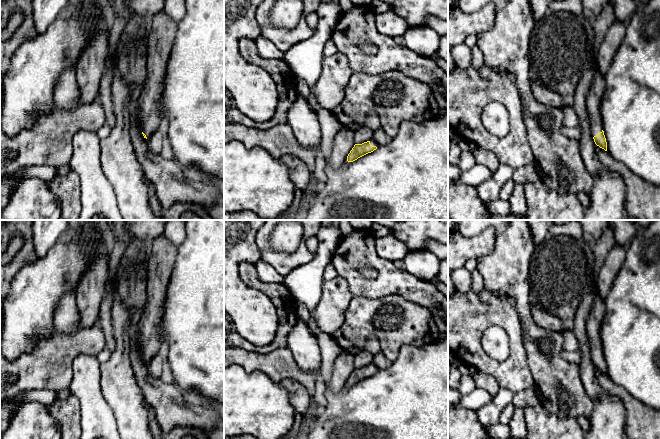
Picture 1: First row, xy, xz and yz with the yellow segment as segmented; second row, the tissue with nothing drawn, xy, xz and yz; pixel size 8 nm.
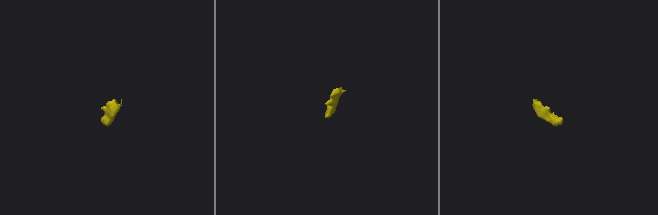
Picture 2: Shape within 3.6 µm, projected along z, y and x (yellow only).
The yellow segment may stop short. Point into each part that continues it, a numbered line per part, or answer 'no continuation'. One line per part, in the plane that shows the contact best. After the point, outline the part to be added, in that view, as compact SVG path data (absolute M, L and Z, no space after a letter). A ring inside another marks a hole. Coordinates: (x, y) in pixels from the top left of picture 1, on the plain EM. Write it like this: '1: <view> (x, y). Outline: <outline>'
1: yz (594, 322). Outline: M593 270L591 271L592 281L590 291L594 293L592 309L587 321L587 336L592 360L602 356L601 324L605 313L605 301L600 296L597 283L594 282Z

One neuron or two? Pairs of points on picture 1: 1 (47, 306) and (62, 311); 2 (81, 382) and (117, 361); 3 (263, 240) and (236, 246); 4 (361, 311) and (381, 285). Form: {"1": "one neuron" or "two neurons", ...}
{"1": "two neurons", "2": "two neurons", "3": "two neurons", "4": "two neurons"}

